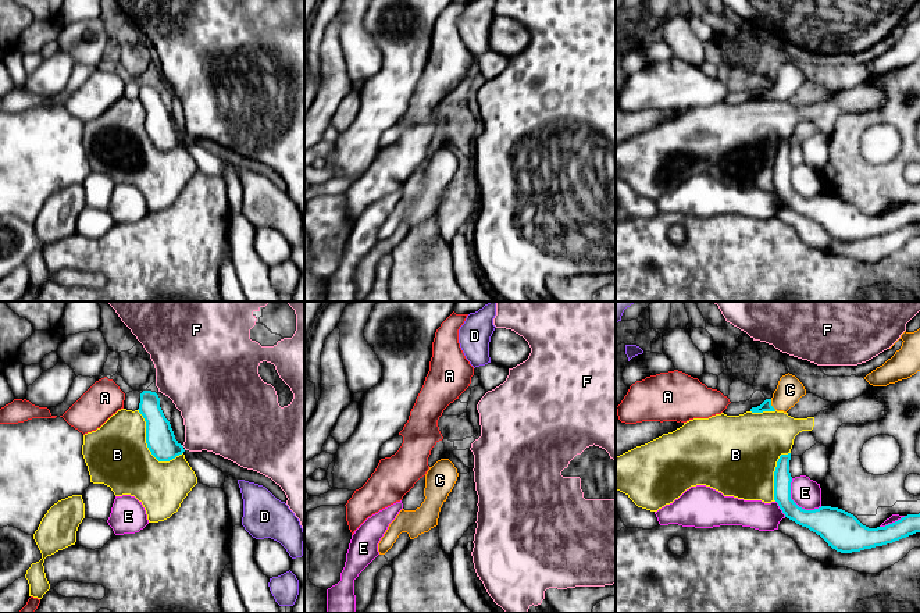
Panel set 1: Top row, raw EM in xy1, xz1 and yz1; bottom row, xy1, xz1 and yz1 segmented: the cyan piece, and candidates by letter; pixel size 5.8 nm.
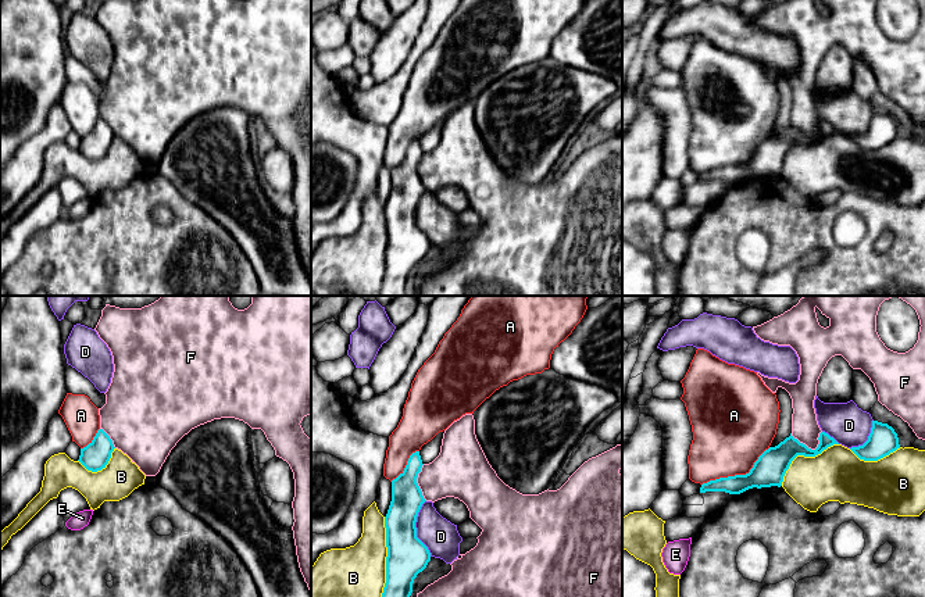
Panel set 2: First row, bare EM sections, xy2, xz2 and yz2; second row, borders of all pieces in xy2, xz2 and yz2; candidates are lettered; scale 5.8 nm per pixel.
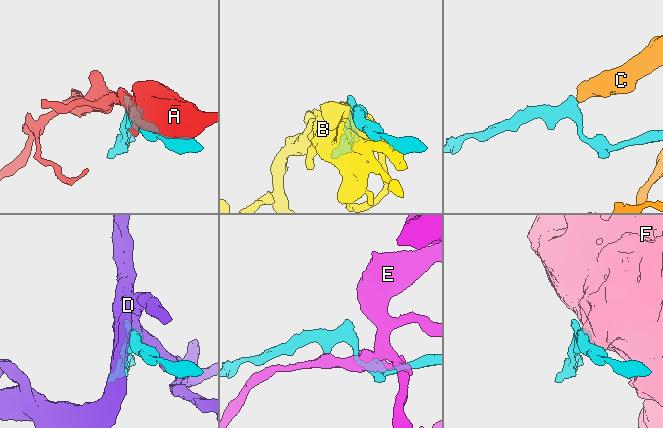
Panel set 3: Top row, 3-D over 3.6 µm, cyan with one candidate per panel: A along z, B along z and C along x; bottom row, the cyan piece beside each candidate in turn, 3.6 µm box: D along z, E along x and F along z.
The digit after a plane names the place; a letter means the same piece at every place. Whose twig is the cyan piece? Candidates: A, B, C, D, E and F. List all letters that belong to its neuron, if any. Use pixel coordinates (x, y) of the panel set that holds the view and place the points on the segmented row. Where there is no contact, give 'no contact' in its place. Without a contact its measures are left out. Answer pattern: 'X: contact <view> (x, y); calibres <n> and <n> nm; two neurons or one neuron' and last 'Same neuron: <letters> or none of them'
A: contact yz2 (738, 475); calibres 180 and 440 nm; two neurons
B: contact xz2 (386, 557); calibres 240 and 300 nm; two neurons
C: contact yz1 (770, 405); calibres 60 and 160 nm; one neuron
D: contact xz2 (415, 528); calibres 240 and 200 nm; two neurons
E: contact yz1 (795, 503); calibres 200 and 170 nm; two neurons
F: contact yz2 (804, 444); calibres 180 and 160 nm; two neurons
Same neuron: C

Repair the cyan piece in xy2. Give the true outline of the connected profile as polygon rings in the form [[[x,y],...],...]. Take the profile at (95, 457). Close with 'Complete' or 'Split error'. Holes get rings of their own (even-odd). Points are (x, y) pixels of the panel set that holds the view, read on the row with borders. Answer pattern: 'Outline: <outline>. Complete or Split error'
Outline: [[[99,429],[93,440],[83,448],[81,448],[79,462],[92,472],[106,468],[114,451],[114,444],[110,436]]]. Complete

